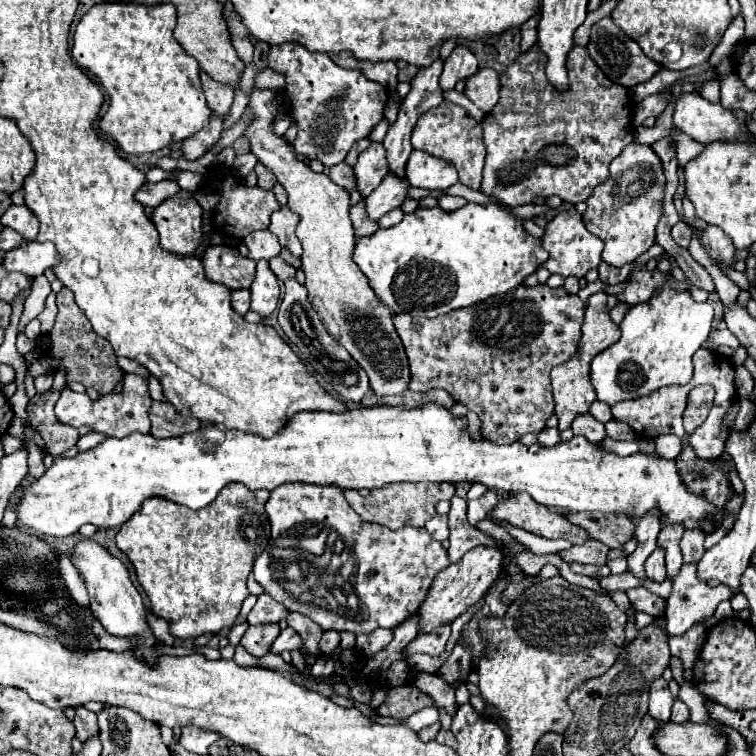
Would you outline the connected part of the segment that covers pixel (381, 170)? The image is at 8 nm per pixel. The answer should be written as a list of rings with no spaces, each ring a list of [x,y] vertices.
[[[371,142],[367,150],[361,152],[355,168],[355,178],[357,178],[357,188],[361,196],[369,196],[379,182],[383,180],[387,172],[387,160],[385,160],[385,146],[381,142]]]

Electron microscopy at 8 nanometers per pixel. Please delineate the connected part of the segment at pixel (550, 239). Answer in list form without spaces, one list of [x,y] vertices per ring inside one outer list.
[[[575,208],[567,210],[567,212],[559,212],[553,220],[547,222],[545,234],[541,236],[541,244],[549,252],[549,258],[543,268],[547,268],[551,274],[561,274],[563,278],[567,278],[567,276],[583,278],[589,270],[597,268],[603,262],[601,260],[603,242],[597,236],[593,236],[591,232],[587,232],[587,228],[581,220],[581,214]]]

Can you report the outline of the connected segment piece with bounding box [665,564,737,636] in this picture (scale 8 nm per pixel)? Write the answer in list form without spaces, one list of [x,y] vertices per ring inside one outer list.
[[[683,564],[681,572],[673,578],[673,592],[667,598],[667,608],[665,608],[667,634],[669,636],[685,634],[695,622],[701,622],[705,616],[711,616],[721,600],[731,600],[735,594],[737,594],[737,590],[731,590],[725,584],[719,584],[717,588],[707,586],[705,582],[697,580],[697,566],[695,564]]]

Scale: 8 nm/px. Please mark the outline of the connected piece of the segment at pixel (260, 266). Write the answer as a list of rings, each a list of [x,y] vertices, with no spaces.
[[[267,260],[257,262],[257,276],[251,284],[251,310],[261,318],[267,318],[279,302],[279,284],[271,272]]]

